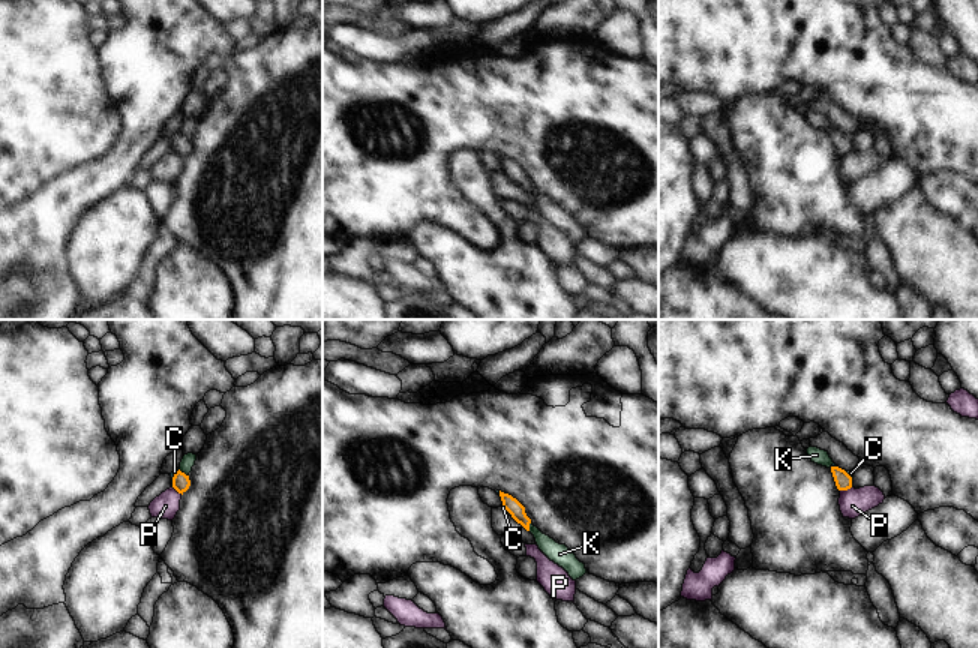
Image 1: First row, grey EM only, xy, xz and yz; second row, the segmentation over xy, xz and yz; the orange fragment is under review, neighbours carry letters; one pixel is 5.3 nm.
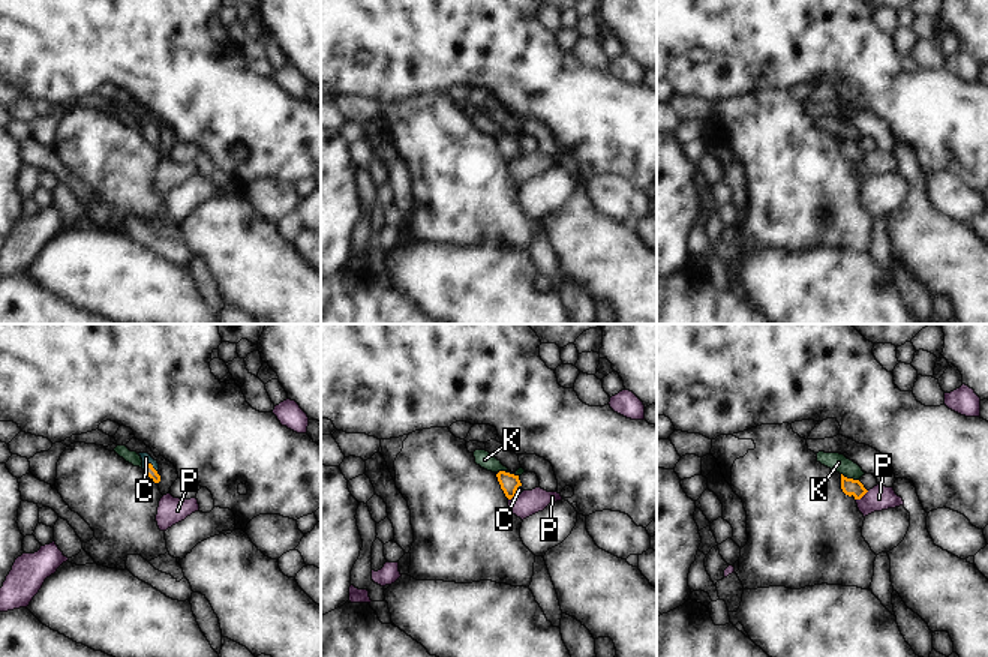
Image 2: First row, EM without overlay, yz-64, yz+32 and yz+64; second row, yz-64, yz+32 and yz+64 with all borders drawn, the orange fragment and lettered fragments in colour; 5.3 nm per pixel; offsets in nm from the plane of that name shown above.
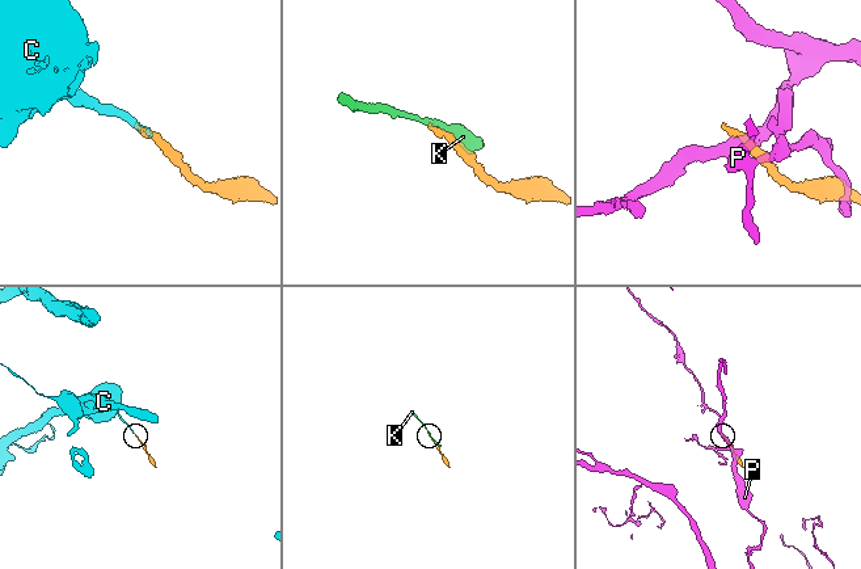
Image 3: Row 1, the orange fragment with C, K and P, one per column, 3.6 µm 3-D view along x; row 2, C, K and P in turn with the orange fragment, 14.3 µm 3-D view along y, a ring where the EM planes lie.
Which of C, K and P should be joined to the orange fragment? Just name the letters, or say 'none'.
C.

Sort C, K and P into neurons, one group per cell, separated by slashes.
C / K / P

